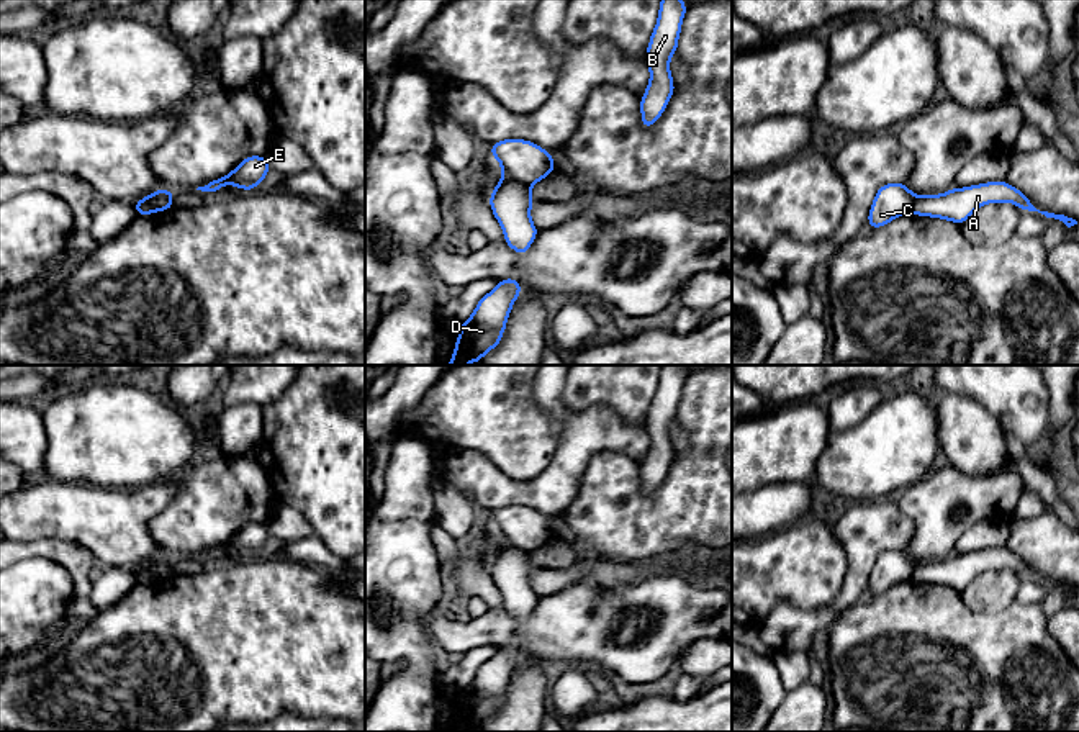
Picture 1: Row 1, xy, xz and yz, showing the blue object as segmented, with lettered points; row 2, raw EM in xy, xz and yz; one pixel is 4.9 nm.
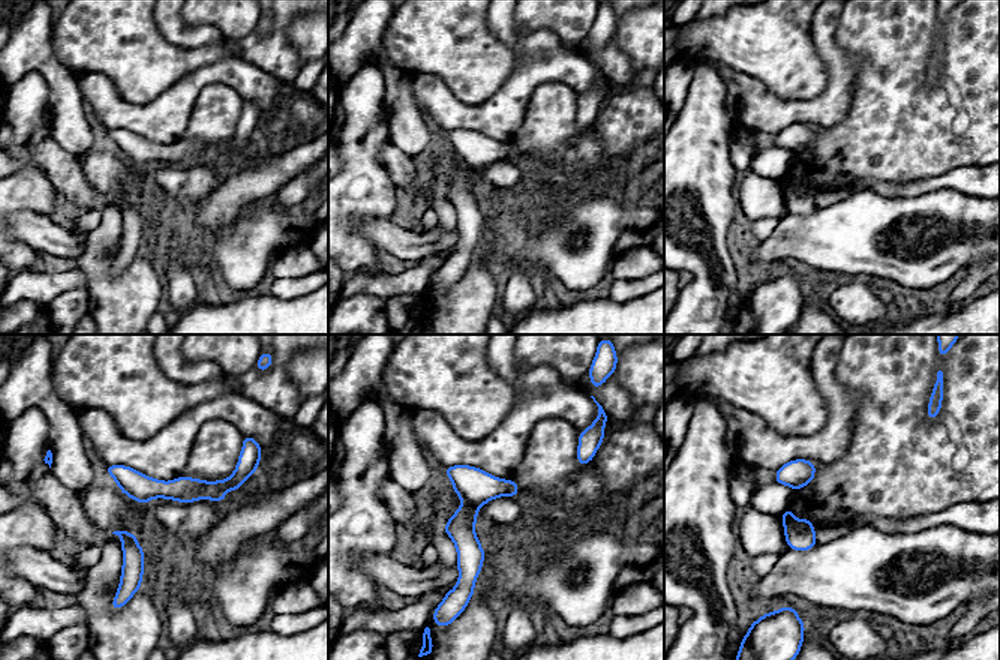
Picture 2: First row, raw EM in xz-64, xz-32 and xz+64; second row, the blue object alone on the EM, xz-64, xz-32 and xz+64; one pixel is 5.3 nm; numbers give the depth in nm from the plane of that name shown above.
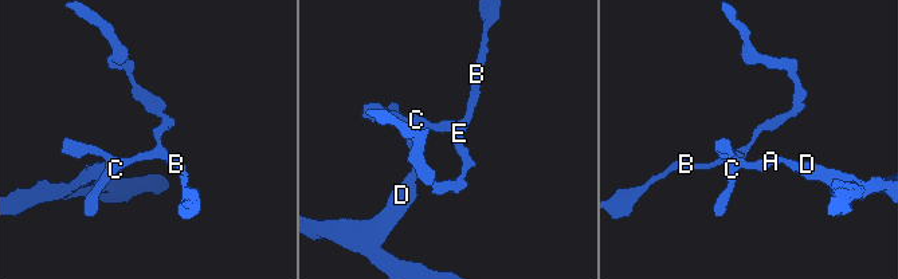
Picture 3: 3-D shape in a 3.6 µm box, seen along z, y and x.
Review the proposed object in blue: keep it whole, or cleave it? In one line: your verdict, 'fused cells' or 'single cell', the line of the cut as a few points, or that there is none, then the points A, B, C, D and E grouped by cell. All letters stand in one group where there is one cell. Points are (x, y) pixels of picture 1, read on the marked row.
fused cells; cut in xz along (505, 176), (514, 177), (529, 187); A D / B C E

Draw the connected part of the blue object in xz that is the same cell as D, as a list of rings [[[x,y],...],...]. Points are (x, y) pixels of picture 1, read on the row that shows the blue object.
[[[516,278],[499,280],[475,306],[473,314],[460,324],[454,357],[445,365],[481,362],[503,337],[511,308],[522,287]]]

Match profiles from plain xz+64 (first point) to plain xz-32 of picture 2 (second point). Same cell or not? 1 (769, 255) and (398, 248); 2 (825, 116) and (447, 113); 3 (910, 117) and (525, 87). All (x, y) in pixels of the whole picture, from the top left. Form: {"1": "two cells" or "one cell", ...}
{"1": "one cell", "2": "one cell", "3": "two cells"}

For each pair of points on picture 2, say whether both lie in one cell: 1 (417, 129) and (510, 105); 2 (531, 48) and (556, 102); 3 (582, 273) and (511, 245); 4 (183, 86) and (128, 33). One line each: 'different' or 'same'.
1: different
2: different
3: same
4: different

